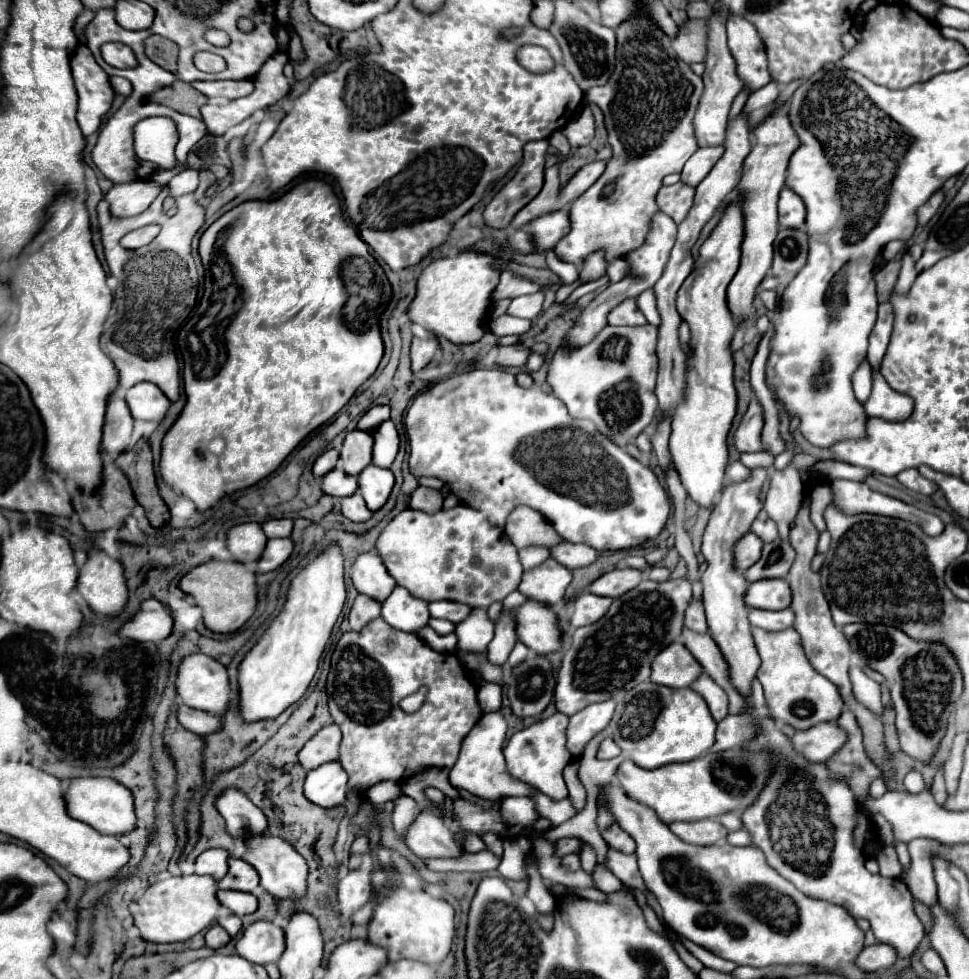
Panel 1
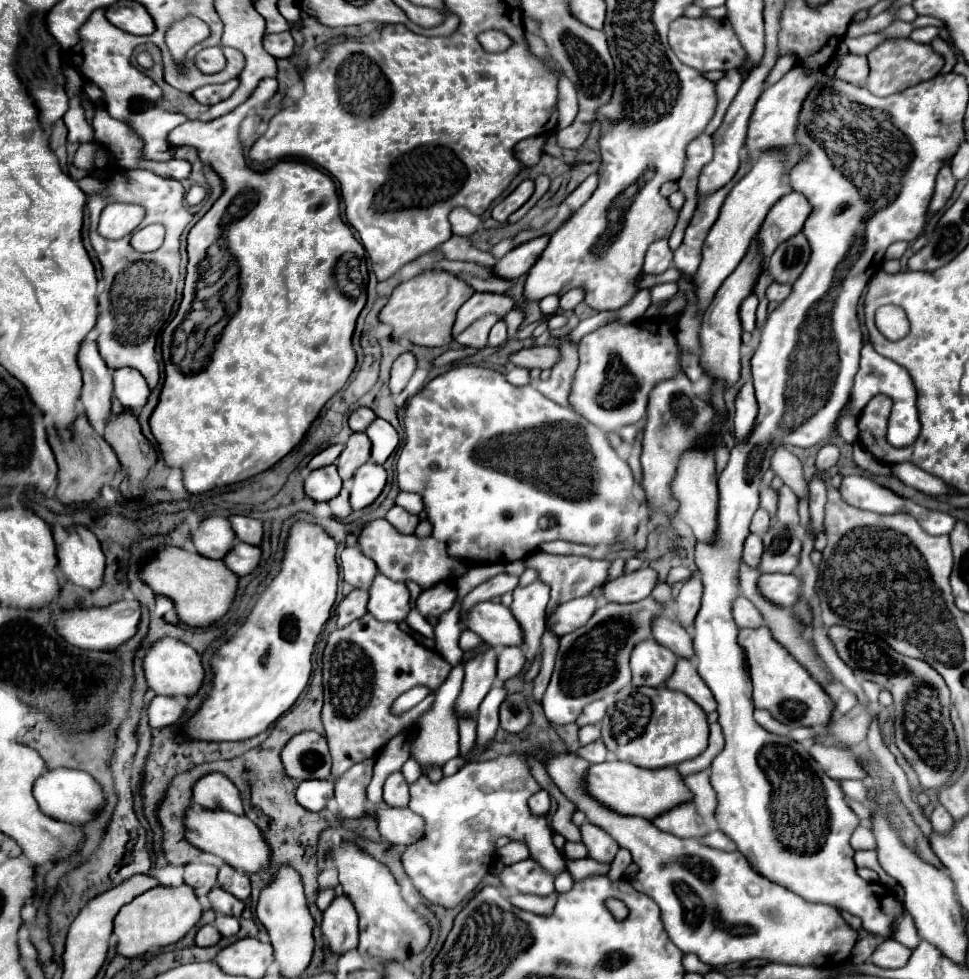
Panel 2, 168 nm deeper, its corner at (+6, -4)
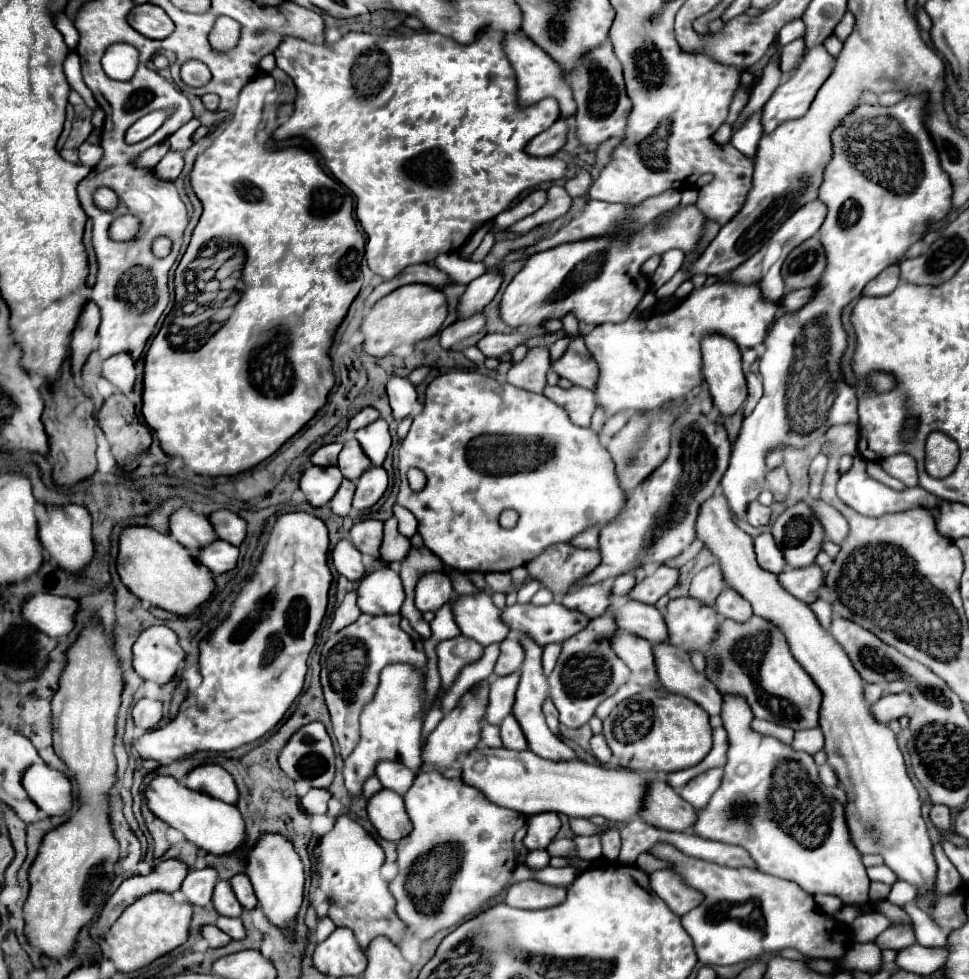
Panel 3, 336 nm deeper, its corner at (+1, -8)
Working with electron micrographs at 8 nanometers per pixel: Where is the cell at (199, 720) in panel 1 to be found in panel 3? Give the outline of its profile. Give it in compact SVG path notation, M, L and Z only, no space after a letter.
M143 698L135 704L133 708L133 720L135 720L135 726L141 728L141 730L151 730L155 728L163 718L163 704L159 700L149 700L149 698Z

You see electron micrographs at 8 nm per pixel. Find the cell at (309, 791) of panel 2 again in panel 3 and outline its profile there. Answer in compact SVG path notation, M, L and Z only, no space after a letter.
M311 788L311 790L301 798L301 806L303 806L309 814L325 814L325 812L327 812L327 802L329 802L329 798L331 798L329 790Z

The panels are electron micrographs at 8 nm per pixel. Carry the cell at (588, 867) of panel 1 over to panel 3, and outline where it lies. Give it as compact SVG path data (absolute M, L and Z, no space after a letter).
M483 722L483 732L481 732L481 744L485 746L493 746L493 748L503 748L499 730L495 726L489 726L487 722Z

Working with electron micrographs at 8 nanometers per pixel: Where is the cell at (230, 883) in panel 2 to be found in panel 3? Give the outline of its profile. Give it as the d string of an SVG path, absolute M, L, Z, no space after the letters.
M235 874L231 880L231 888L237 896L237 900L241 902L243 908L255 908L257 906L257 898L255 898L255 890L253 890L253 884L249 880L249 876L245 874Z

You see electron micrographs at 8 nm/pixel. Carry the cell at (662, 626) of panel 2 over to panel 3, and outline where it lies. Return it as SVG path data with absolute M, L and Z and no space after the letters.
M627 600L623 606L611 608L611 612L617 618L617 626L627 632L647 638L653 644L669 640L665 616L655 606L645 606L641 602Z

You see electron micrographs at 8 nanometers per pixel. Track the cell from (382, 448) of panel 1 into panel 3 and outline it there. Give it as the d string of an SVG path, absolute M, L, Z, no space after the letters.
M379 418L377 422L357 430L355 438L359 440L359 444L361 444L363 452L369 456L369 460L375 466L381 466L391 448L391 434L389 434L387 422L383 418Z

